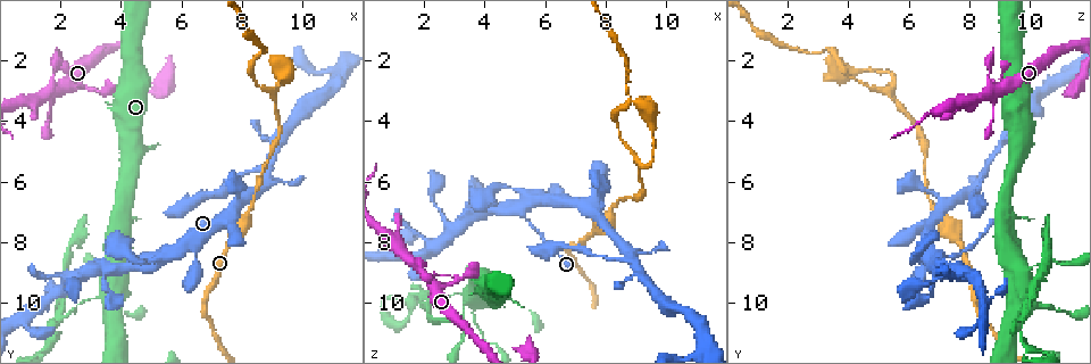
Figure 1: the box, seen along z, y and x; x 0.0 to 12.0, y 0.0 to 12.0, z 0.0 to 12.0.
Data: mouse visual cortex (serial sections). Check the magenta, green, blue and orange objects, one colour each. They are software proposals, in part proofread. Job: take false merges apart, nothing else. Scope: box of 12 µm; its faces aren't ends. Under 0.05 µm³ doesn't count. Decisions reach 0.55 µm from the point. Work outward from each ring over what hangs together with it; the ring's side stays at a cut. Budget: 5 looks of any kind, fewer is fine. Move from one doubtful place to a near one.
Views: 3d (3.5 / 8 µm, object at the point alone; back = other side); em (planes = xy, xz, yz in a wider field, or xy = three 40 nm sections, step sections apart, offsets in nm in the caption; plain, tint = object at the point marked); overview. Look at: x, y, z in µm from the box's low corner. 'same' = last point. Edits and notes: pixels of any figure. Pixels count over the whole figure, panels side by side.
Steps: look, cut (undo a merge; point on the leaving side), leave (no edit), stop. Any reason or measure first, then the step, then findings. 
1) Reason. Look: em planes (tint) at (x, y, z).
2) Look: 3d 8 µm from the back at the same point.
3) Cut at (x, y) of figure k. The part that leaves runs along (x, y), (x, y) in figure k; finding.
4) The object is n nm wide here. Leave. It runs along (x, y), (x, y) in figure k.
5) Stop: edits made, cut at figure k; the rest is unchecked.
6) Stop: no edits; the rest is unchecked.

Thick turns thin. Look: 3d 8 µm from the back at (3.4, 9.0, 9.9).

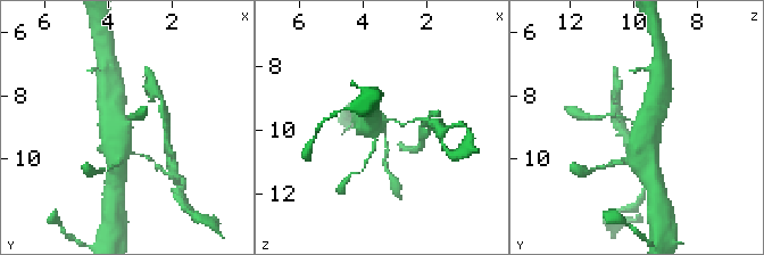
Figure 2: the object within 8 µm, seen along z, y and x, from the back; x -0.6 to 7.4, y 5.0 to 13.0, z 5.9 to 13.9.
Closer look. Look: 3d 3.5 µm from the back at (3.4, 8.9, 9.9).

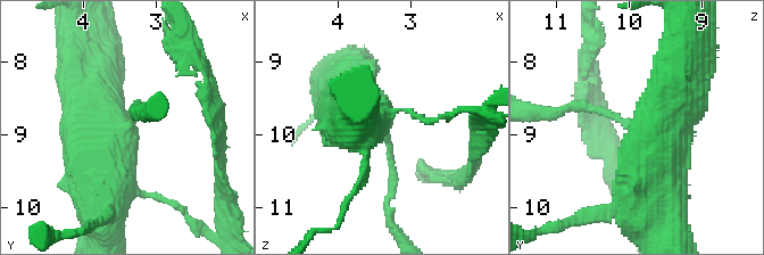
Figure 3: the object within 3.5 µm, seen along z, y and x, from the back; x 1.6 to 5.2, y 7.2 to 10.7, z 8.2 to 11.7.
Look: em xy step 5 (tint) at the same point.

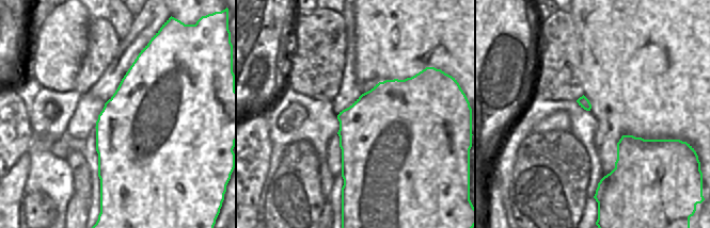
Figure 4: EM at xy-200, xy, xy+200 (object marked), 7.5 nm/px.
The object is 650 nm wide here. Leave. It runs along (671, 92), (654, 131), (566, 109) in figure 3; one cell here.

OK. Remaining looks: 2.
Three arms meet. Look: 3d 3.5 µm at (8.7, 5.7, 8.5).

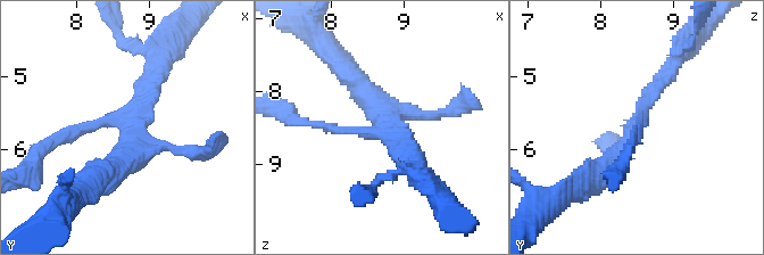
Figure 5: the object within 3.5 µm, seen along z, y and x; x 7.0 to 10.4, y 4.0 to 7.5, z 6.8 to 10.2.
3 arms meet here; the arms are 150, 200, 350 nm wide. Look: em xy step 2 (tint) at (8.75, 5.70, 8.45).

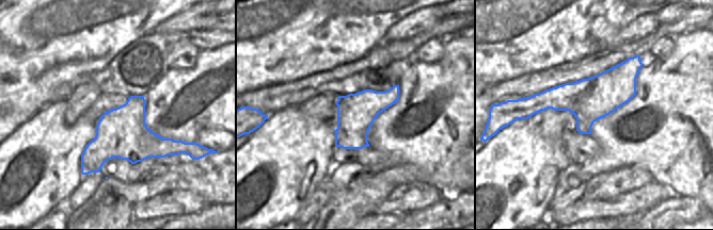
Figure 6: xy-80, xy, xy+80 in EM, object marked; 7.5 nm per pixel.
Leave. It runs along (590, 175), (628, 144), (669, 71) in figure 5; all the same cell.

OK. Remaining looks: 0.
Stop: no edits; the rest is unchecked.

